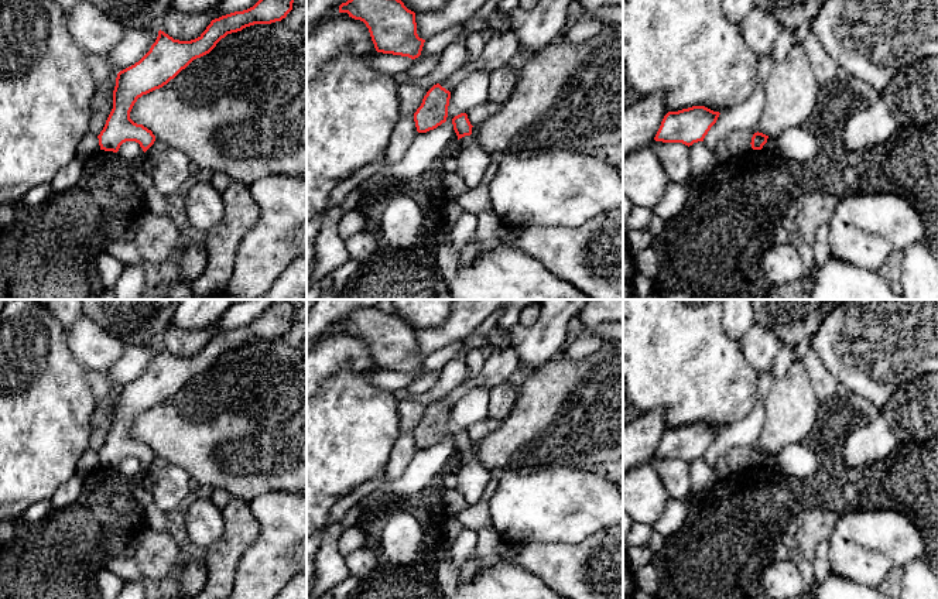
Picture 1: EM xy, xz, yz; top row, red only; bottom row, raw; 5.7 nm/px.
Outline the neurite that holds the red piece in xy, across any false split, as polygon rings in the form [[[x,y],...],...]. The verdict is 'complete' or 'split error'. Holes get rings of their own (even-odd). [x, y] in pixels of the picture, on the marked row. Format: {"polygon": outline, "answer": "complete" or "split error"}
{"polygon": [[[259,0],[253,7],[210,21],[195,40],[174,40],[158,31],[150,51],[134,65],[120,71],[113,90],[113,109],[99,138],[100,150],[117,153],[126,141],[136,141],[146,153],[155,141],[151,130],[130,119],[138,97],[162,88],[194,59],[209,54],[227,34],[254,24],[281,21],[292,10],[294,0]]], "answer": "complete"}

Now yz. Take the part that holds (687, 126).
{"polygon": [[[705,106],[668,112],[654,140],[663,143],[682,143],[689,147],[694,143],[704,141],[719,114],[719,112],[713,112]]], "answer": "complete"}

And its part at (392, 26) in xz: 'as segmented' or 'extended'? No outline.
as segmented

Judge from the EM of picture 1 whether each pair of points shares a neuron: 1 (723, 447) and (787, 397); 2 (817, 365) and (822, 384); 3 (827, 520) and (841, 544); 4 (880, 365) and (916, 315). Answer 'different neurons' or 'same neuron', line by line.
1: different neurons
2: same neuron
3: different neurons
4: same neuron

